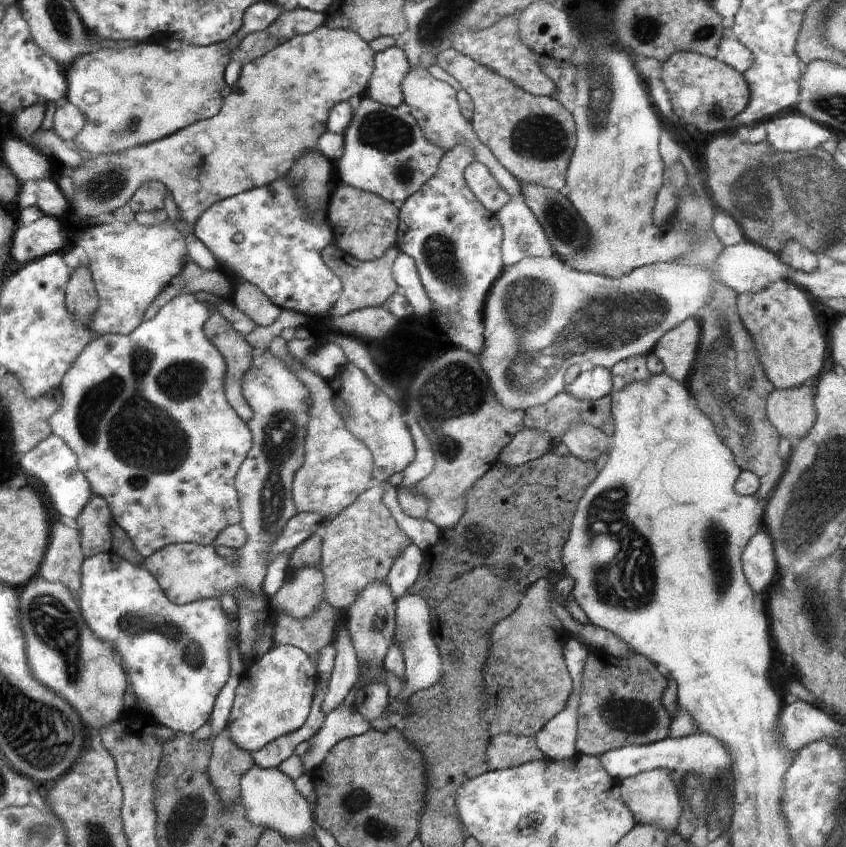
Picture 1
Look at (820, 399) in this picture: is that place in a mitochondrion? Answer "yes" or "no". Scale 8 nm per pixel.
no

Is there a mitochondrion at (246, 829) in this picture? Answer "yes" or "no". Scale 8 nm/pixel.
no

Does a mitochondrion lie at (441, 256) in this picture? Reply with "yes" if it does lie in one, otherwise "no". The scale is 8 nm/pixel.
yes

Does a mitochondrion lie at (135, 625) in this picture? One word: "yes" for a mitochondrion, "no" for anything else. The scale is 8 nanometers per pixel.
yes

